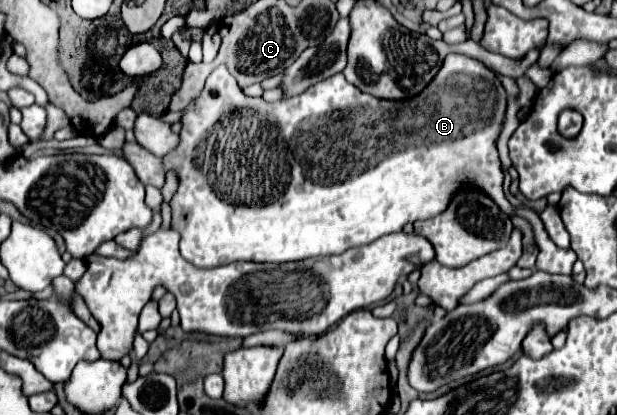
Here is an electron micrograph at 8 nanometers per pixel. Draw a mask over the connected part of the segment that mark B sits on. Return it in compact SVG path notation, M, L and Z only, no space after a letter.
M461 53L447 55L441 71L429 83L429 89L423 95L413 97L407 103L405 101L393 103L393 101L373 99L371 95L361 93L355 85L351 85L345 79L343 73L333 75L331 79L325 79L323 83L317 83L315 87L311 87L309 91L305 91L303 95L297 95L293 99L285 99L285 101L279 101L279 103L265 103L263 99L245 97L233 75L229 71L223 71L223 65L219 65L209 75L201 97L195 99L183 115L183 131L181 131L179 147L163 157L165 169L169 171L169 169L177 167L177 173L179 173L179 189L171 199L171 209L173 209L171 227L181 233L181 255L189 263L193 263L195 267L203 267L203 269L229 265L233 261L287 263L287 261L303 261L303 259L309 259L309 257L341 255L347 249L369 245L371 241L379 239L381 235L399 233L399 231L403 231L405 223L415 223L419 219L431 219L431 217L439 215L441 211L445 211L445 207L449 205L449 199L453 197L453 193L459 189L461 183L473 183L479 189L483 189L489 197L493 197L493 201L499 203L499 207L507 215L511 215L511 213L521 215L521 217L525 217L533 223L535 239L537 239L537 245L539 245L539 251L541 251L539 257L537 257L537 269L547 271L547 273L571 275L573 263L577 261L575 251L573 249L559 249L549 239L549 235L547 235L547 231L545 231L545 227L543 227L543 223L541 223L541 219L535 211L529 211L529 209L519 211L505 199L503 179L501 179L501 161L499 161L497 147L495 147L495 139L501 131L501 123L503 123L503 117L505 117L505 107L507 107L507 93L501 87L501 83L497 81L497 77L481 61L471 59L467 55L461 55Z

